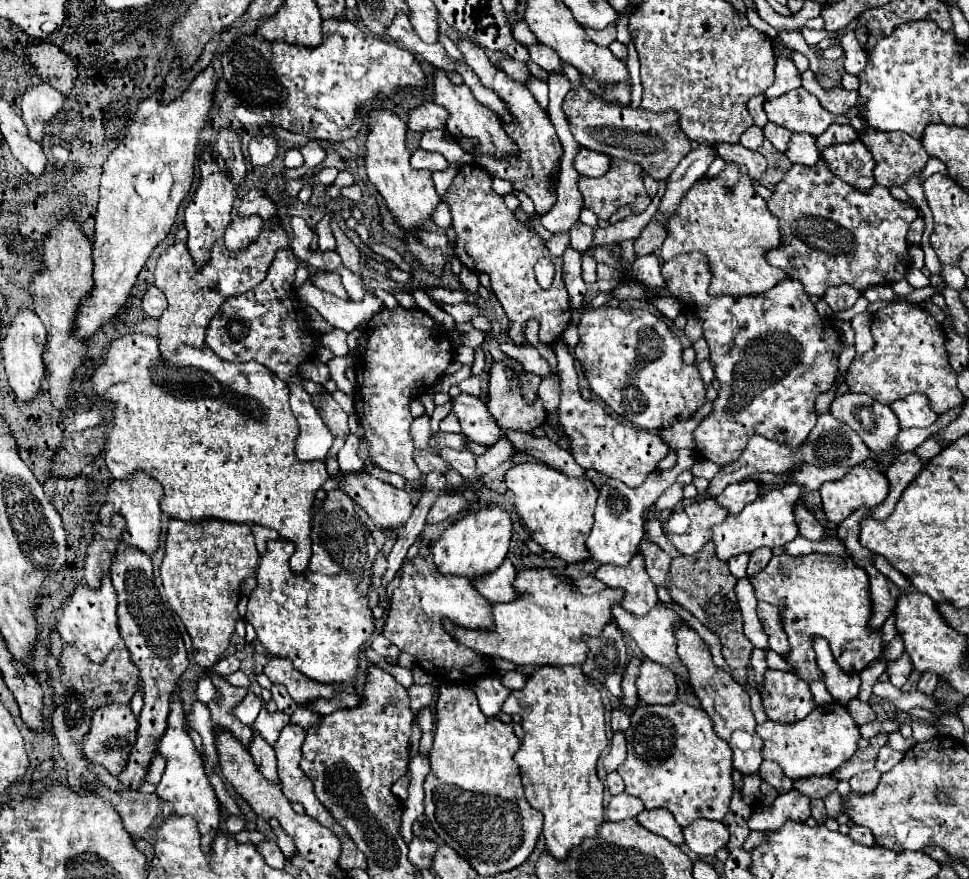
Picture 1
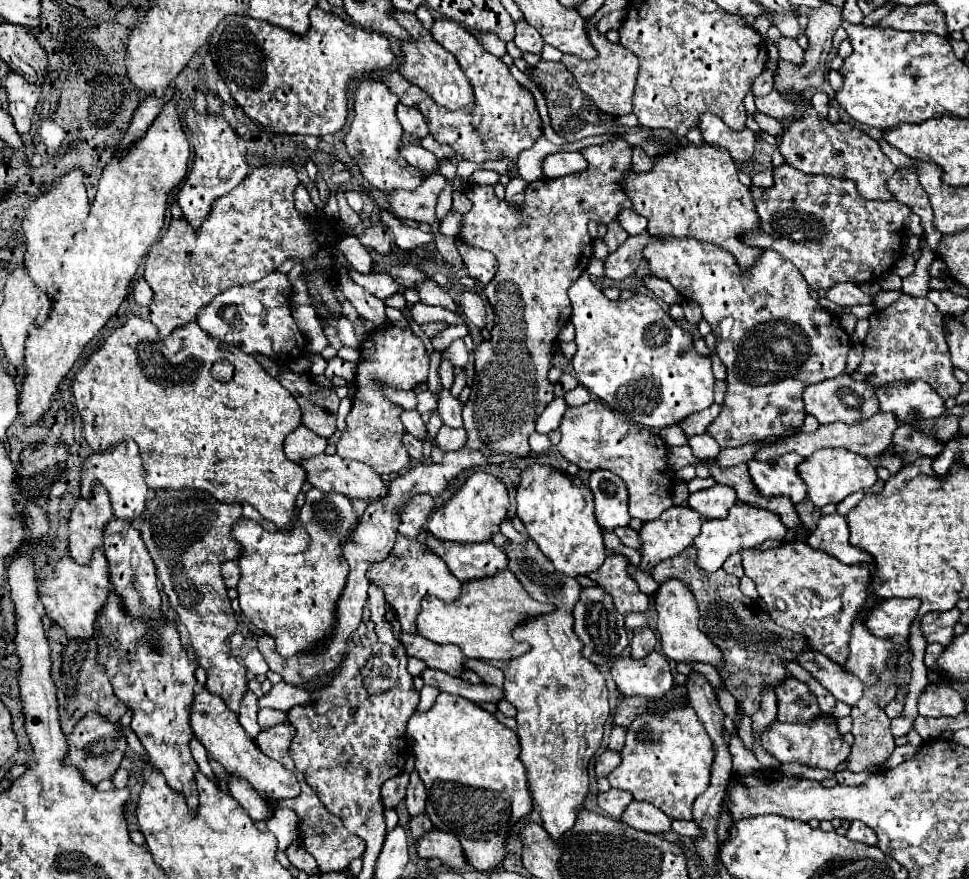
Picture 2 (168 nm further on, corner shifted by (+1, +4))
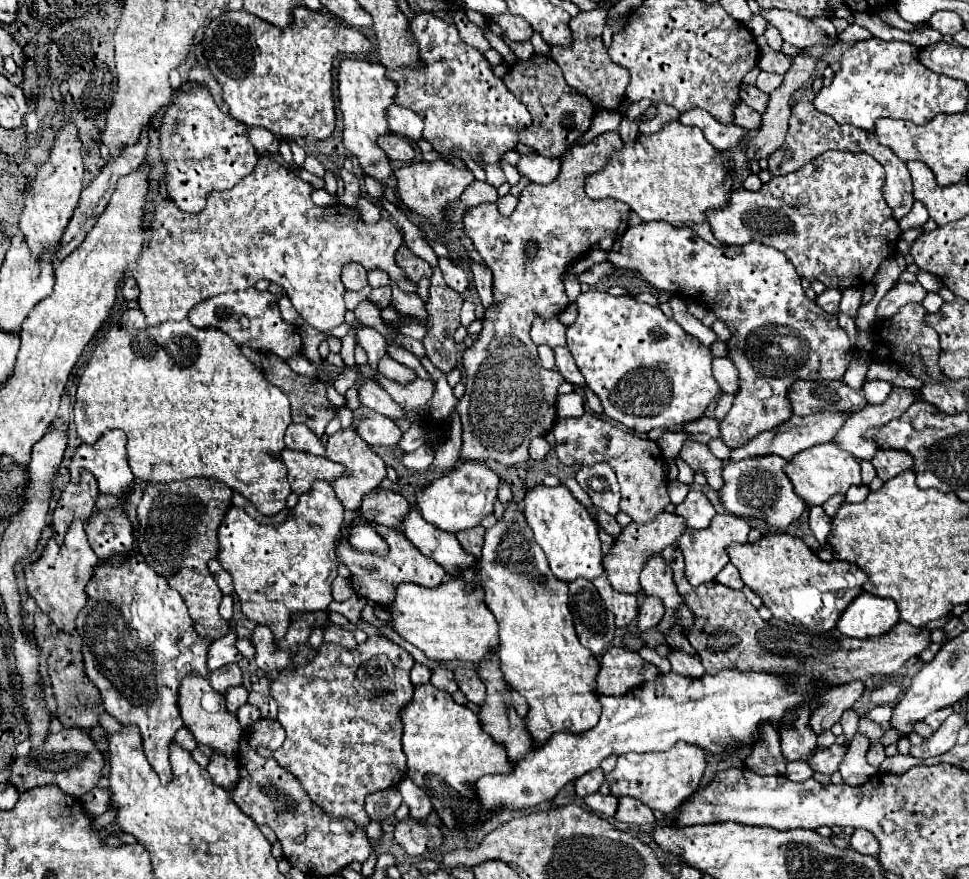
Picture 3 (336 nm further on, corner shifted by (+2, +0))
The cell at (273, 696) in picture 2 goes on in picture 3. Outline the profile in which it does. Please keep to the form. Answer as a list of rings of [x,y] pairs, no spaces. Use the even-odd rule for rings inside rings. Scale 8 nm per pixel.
[[[250,703],[240,707],[240,711],[238,711],[238,721],[240,721],[242,727],[250,727],[250,723],[254,723],[260,717],[262,717],[260,709],[256,705],[250,705]]]

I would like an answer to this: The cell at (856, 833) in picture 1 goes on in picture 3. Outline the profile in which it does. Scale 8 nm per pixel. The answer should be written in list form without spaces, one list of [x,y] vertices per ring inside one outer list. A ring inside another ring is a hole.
[[[856,829],[854,835],[852,835],[852,839],[850,839],[850,845],[852,845],[858,853],[862,853],[862,855],[872,855],[872,857],[878,855],[878,841],[876,841],[876,837],[874,837],[870,831],[866,831],[866,829]]]

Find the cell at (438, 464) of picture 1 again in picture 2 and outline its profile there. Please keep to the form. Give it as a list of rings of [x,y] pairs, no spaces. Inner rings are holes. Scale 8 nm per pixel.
[[[403,433],[403,439],[401,439],[403,447],[407,449],[407,453],[413,457],[413,459],[421,459],[421,441],[415,439],[411,433]]]

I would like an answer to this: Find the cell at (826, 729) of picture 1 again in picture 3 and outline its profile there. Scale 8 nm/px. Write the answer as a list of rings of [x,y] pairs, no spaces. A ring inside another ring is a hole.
[[[834,743],[830,747],[816,747],[808,759],[808,765],[818,773],[832,775],[838,771],[838,765],[844,755],[846,755],[846,747],[840,743]]]

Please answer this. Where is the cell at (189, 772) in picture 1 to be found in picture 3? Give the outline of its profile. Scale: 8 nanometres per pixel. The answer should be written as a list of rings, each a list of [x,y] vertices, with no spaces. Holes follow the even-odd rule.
[[[140,553],[134,559],[118,557],[110,563],[98,563],[94,569],[94,579],[86,587],[88,605],[76,619],[76,631],[82,637],[84,645],[84,665],[90,681],[100,689],[106,711],[120,725],[136,725],[142,733],[144,753],[158,773],[164,785],[172,783],[170,767],[170,743],[178,729],[184,727],[184,721],[178,711],[178,687],[186,675],[204,675],[206,669],[206,651],[210,641],[202,639],[188,615],[186,603],[182,597],[158,577],[150,565],[144,563]]]

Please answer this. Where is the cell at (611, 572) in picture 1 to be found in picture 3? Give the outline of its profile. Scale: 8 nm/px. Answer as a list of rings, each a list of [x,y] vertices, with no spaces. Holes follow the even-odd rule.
[[[602,573],[600,577],[596,577],[592,583],[598,589],[604,605],[616,615],[616,627],[626,627],[638,615],[636,595],[614,591],[610,587],[610,581],[606,579],[606,573]]]

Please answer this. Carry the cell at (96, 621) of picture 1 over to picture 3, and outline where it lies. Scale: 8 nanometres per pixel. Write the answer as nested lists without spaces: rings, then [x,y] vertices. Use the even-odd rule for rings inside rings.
[[[74,521],[66,533],[62,547],[54,539],[50,539],[42,557],[34,565],[26,567],[26,589],[30,597],[54,621],[60,631],[72,633],[76,629],[76,615],[82,611],[82,607],[86,607],[86,585],[90,583],[98,561],[98,555],[94,555],[94,549],[86,539],[84,523]]]

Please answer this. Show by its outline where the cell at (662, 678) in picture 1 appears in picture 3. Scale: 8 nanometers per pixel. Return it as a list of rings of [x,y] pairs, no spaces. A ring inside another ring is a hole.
[[[612,647],[602,655],[596,681],[600,695],[626,695],[626,691],[658,679],[658,675],[658,667],[644,661],[636,651]]]

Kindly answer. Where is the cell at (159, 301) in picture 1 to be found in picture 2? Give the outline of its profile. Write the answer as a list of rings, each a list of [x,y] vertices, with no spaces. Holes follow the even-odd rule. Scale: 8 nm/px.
[[[137,279],[137,281],[133,283],[131,297],[133,297],[135,303],[147,307],[147,303],[151,301],[151,287],[147,287],[147,281],[145,281],[145,279]]]

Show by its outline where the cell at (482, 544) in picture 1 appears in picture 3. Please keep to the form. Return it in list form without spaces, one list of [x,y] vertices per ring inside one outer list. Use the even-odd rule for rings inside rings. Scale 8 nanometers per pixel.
[[[462,463],[454,467],[448,475],[436,479],[432,485],[416,493],[416,505],[420,507],[422,517],[436,525],[440,531],[458,533],[470,527],[480,525],[480,521],[494,513],[494,503],[498,501],[500,477],[486,467],[484,463]]]

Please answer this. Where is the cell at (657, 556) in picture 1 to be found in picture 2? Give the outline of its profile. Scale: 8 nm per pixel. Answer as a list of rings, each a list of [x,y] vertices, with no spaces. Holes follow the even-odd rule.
[[[617,527],[617,529],[615,529],[615,535],[621,539],[621,543],[623,543],[625,547],[635,547],[635,549],[639,549],[639,533],[633,531],[631,527]]]

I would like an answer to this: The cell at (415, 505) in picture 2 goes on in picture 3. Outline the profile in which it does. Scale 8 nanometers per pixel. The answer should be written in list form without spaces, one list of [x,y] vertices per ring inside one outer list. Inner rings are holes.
[[[372,491],[364,495],[360,513],[362,517],[390,527],[390,529],[400,529],[402,519],[406,513],[410,513],[412,505],[400,495],[400,493],[390,493],[390,491]]]

